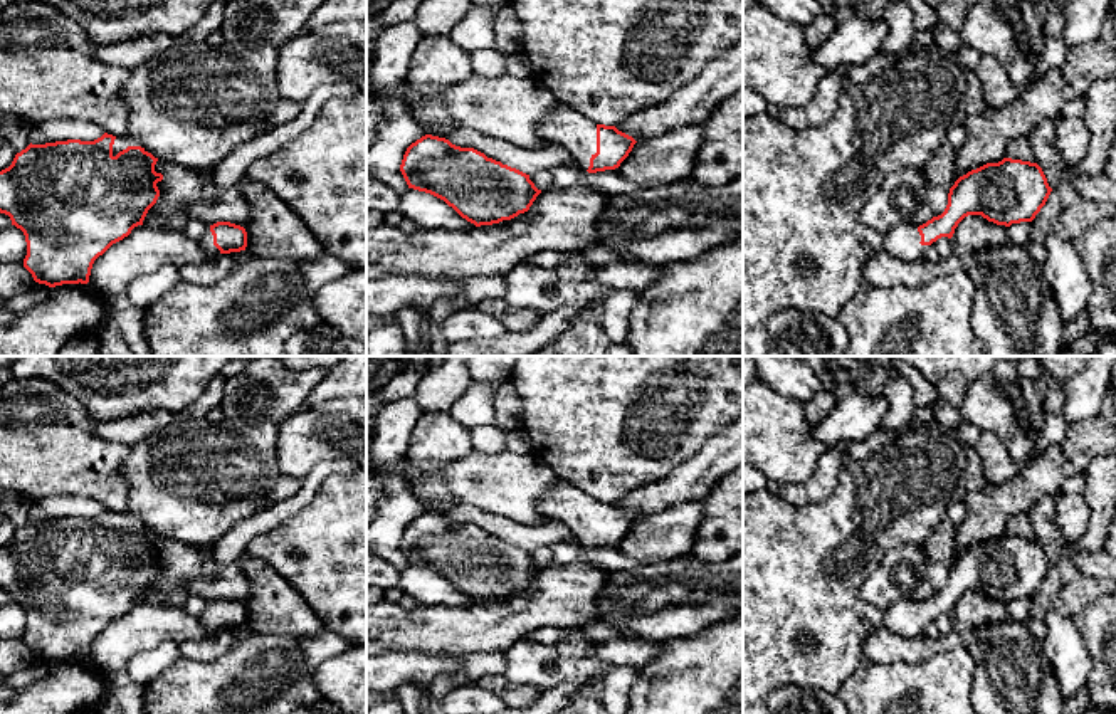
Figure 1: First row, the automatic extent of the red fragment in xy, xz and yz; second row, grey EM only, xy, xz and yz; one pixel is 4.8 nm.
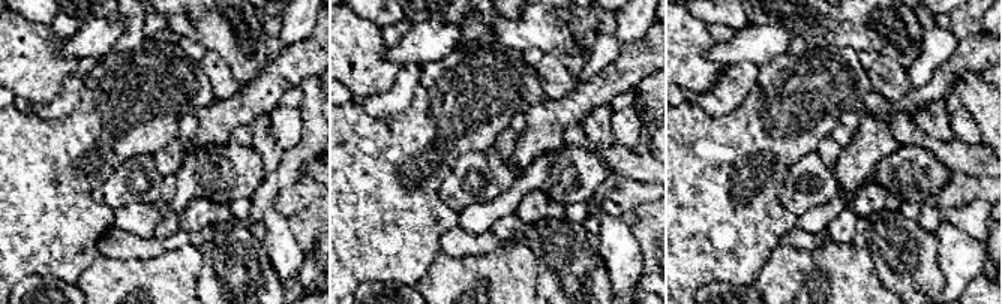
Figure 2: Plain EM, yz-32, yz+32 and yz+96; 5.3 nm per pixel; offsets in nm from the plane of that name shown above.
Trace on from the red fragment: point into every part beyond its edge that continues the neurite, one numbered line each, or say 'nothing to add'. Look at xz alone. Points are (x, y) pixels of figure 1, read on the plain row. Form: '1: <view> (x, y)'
1: xz (565, 503)

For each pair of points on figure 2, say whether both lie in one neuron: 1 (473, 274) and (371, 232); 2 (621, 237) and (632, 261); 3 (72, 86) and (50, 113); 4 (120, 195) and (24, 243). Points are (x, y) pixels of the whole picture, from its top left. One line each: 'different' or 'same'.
1: different
2: same
3: same
4: different

